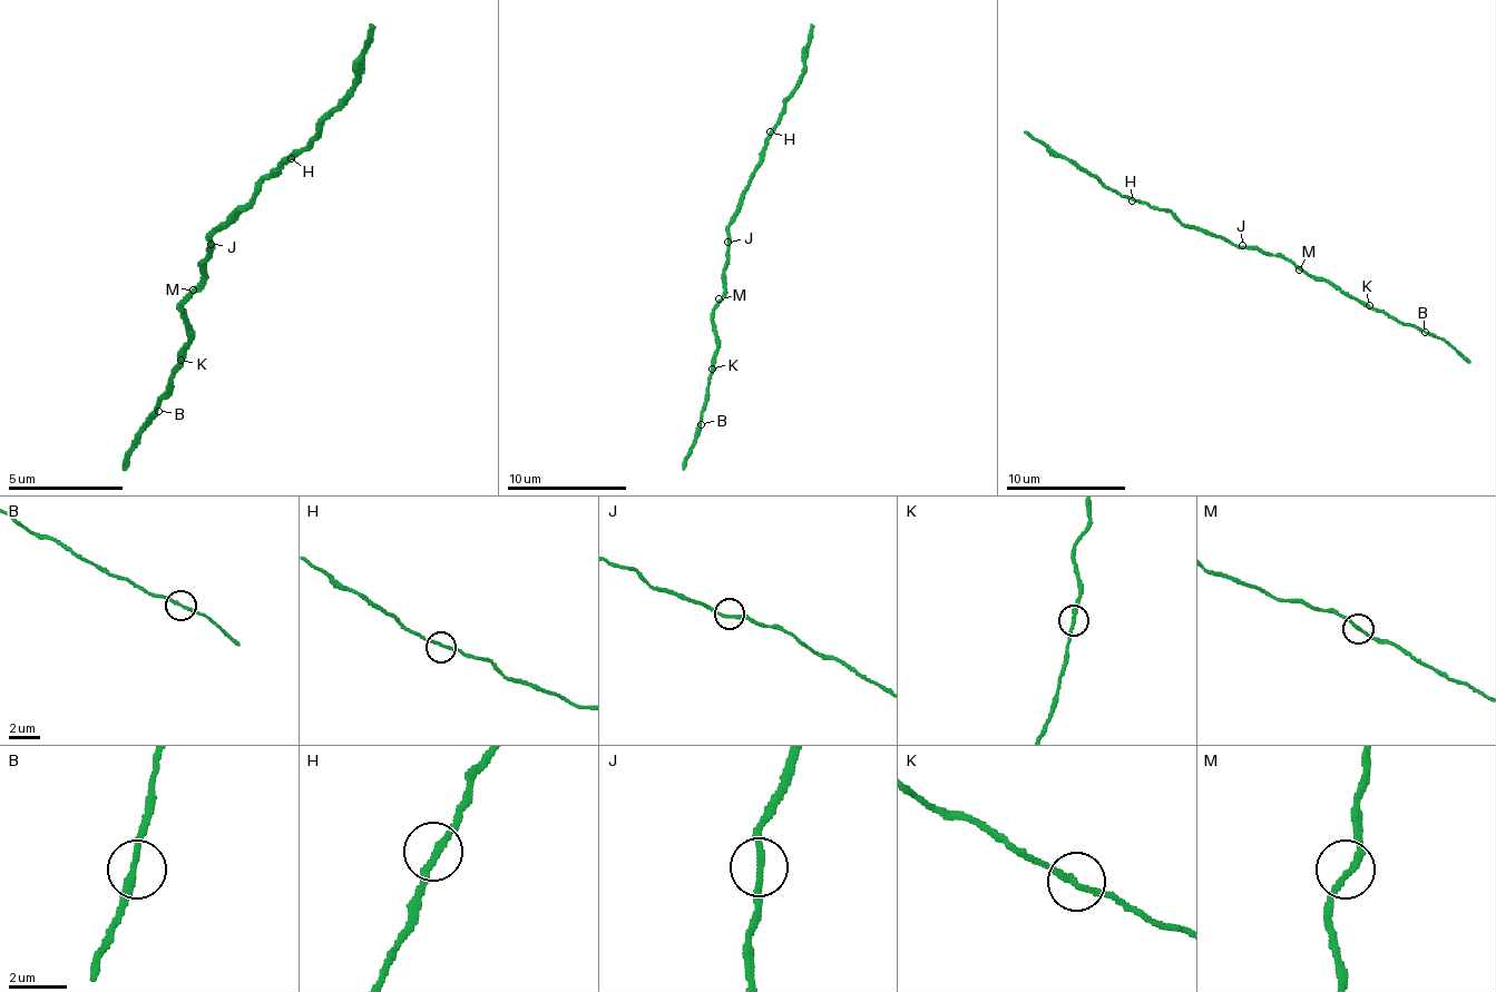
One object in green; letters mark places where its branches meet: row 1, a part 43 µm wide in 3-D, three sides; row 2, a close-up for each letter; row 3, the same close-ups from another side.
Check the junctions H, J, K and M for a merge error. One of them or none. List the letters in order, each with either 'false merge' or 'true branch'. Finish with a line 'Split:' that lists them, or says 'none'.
H: true branch
J: true branch
K: true branch
M: true branch
Split: none

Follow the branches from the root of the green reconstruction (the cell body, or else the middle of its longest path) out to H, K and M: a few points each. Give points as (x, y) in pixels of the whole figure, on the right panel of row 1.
H: (1240, 248), (1219, 236), (1186, 227), (1162, 209), (1132, 200)
K: (1240, 248), (1284, 254), (1306, 272), (1332, 281), (1368, 305)
M: (1240, 248), (1284, 254), (1299, 269)

